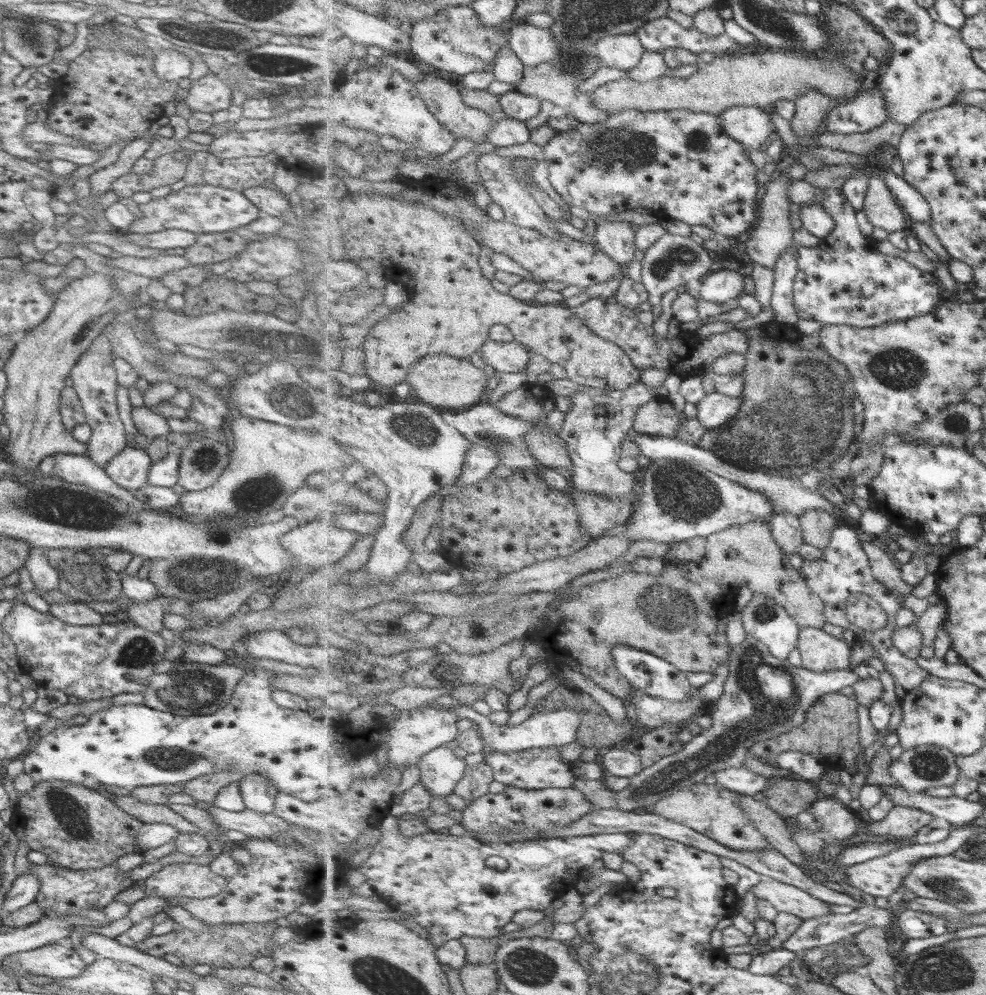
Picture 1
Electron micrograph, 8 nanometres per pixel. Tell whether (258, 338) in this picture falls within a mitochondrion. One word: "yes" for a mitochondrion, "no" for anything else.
no

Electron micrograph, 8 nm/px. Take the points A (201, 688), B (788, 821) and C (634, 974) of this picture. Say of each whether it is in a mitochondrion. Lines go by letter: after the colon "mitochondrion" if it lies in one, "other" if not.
A: mitochondrion
B: other
C: mitochondrion

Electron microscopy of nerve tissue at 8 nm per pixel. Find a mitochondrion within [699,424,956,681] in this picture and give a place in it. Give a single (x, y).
(765, 612)

